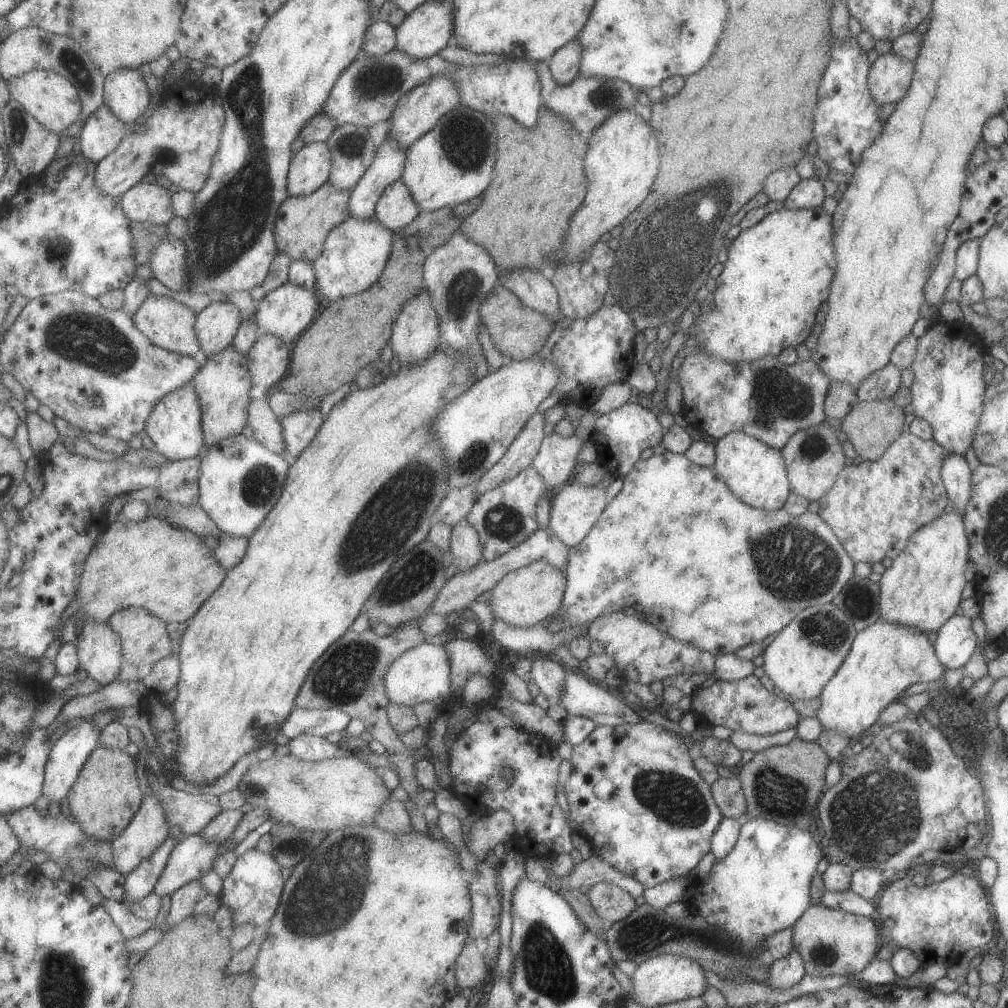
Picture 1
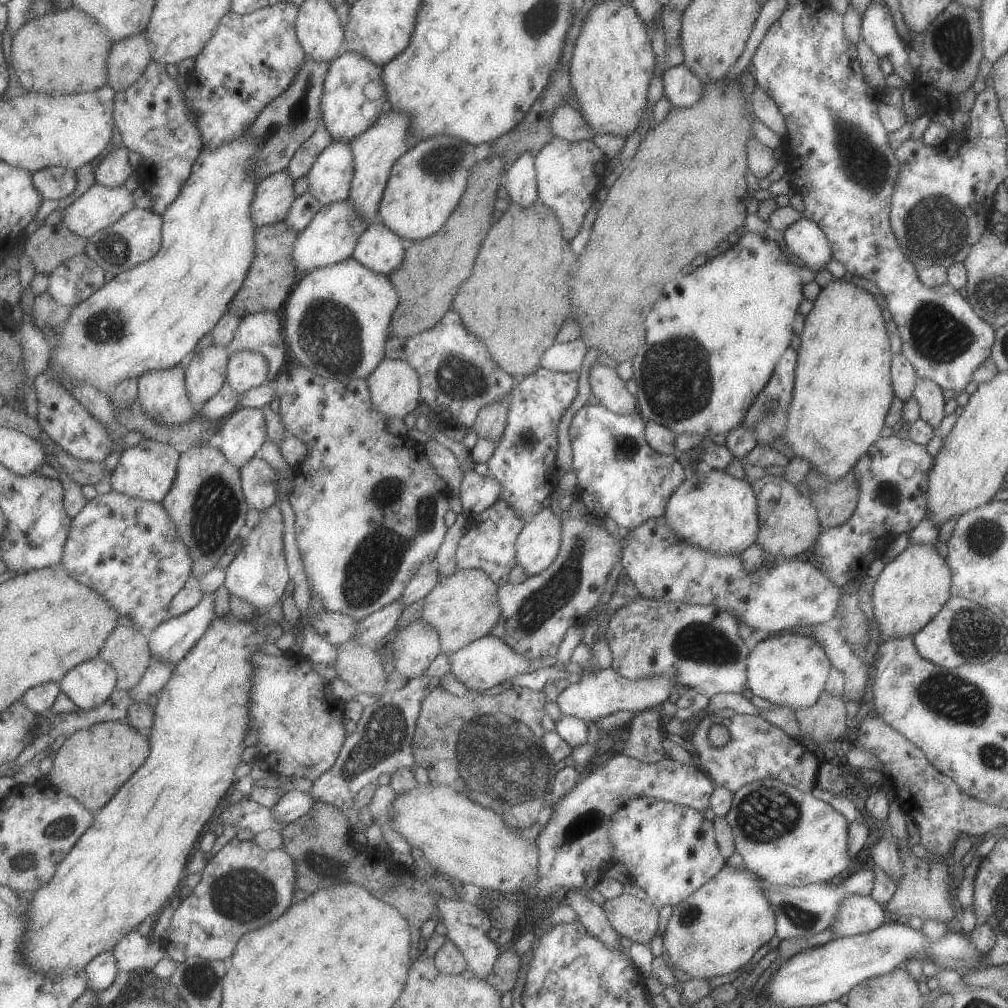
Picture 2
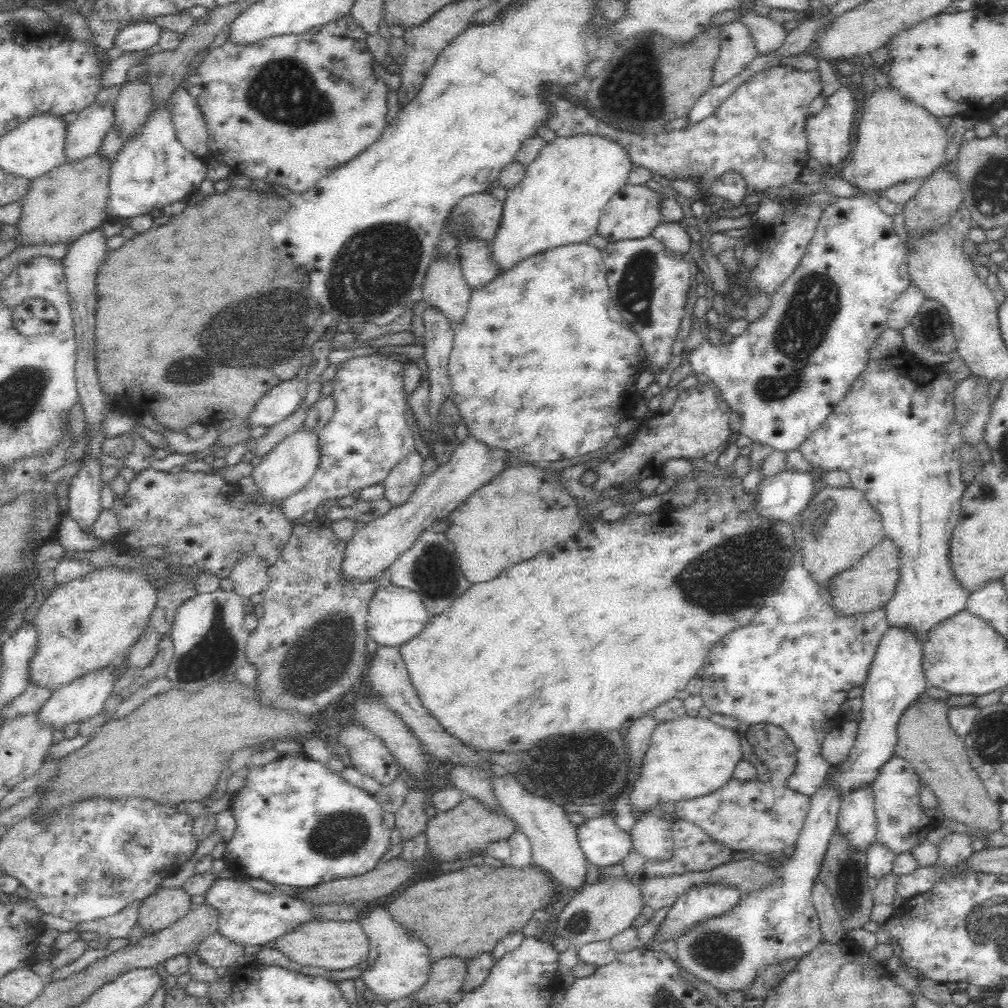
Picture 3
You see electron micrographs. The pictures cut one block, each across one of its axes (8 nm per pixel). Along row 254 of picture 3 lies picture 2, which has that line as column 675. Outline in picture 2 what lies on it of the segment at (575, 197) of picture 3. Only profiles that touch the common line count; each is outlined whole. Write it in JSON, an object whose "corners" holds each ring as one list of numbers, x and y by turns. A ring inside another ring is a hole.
{"corners":[[724,470,690,473,667,500,665,524,681,542,699,546,699,550,719,556,739,556,756,543,759,528,755,494,750,484,746,478,737,480]]}

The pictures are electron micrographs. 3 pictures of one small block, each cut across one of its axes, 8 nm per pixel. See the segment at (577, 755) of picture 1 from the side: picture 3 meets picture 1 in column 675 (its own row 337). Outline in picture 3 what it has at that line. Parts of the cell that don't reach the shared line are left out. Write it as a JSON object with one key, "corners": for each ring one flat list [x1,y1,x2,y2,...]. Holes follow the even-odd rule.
{"corners":[[864,195,842,197,831,204,826,204,820,215,813,240,809,244,804,257,801,258,800,264,798,264,794,274,770,296,770,308,768,308,768,312,760,320,750,322,747,331,742,335,734,337,734,341,724,345,722,350,716,351,712,346,708,346,707,339,704,338,698,348,683,353,686,355,686,360,688,360,693,374,706,374,706,376,712,379,720,399,726,401,730,412,737,412,739,414,741,422,740,432,749,436,753,442,767,444,772,446,774,450,784,452,797,449,798,445,820,426,820,423,830,414,834,406,842,400,842,397,846,396,848,388,852,386,851,382,867,365,869,361,868,348,875,343,875,340,882,334,882,331,889,327,887,320,892,303,909,286,906,249,904,249,903,241,896,234,896,230,892,225,892,219,892,216,880,213,875,199,866,198]]}

